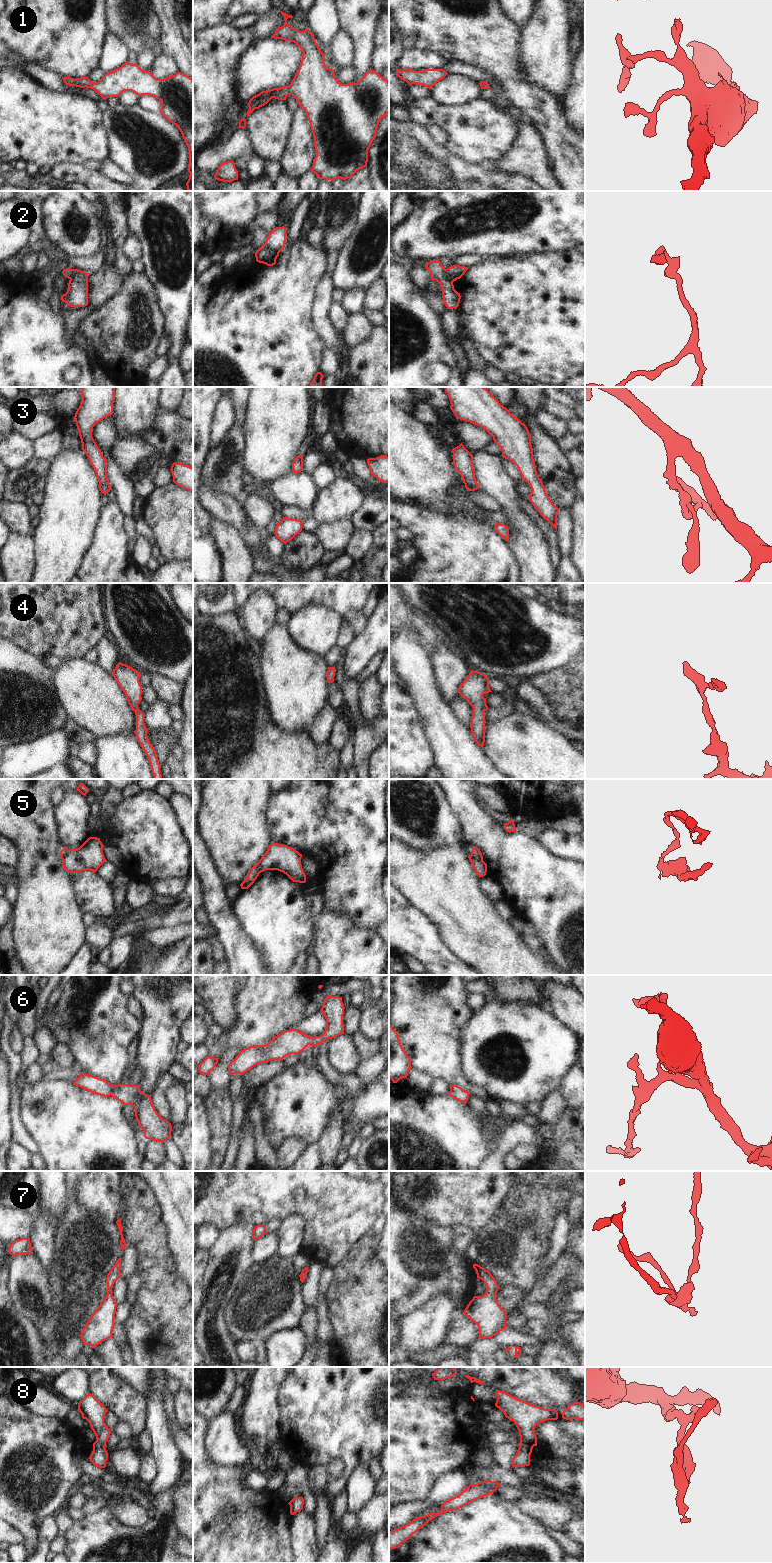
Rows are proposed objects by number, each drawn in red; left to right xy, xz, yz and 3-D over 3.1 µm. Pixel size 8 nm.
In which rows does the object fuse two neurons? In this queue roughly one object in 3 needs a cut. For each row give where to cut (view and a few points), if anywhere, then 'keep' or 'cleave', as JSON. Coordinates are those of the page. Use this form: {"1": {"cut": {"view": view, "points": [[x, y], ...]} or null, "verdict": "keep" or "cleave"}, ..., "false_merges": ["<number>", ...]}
{"1": {"cut": null, "verdict": "keep"}, "2": {"cut": {"view": "xz", "points": [[264, 244], [268, 248], [279, 252]]}, "verdict": "cleave"}, "3": {"cut": null, "verdict": "keep"}, "4": {"cut": null, "verdict": "keep"}, "5": {"cut": {"view": "yz", "points": [[471, 854], [482, 860]]}, "verdict": "cleave"}, "6": {"cut": null, "verdict": "keep"}, "7": {"cut": null, "verdict": "keep"}, "8": {"cut": null, "verdict": "keep"}, "false_merges": ["2", "5"]}

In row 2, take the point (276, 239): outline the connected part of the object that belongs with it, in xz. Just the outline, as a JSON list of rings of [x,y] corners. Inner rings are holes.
[[[276,227],[267,236],[265,246],[272,251],[281,252],[285,248],[286,228]]]

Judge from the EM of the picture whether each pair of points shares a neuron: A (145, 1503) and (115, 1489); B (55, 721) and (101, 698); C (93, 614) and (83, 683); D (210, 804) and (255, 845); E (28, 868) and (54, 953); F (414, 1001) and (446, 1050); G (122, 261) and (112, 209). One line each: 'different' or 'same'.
A: same
B: different
C: different
D: same
E: same
F: same
G: same

